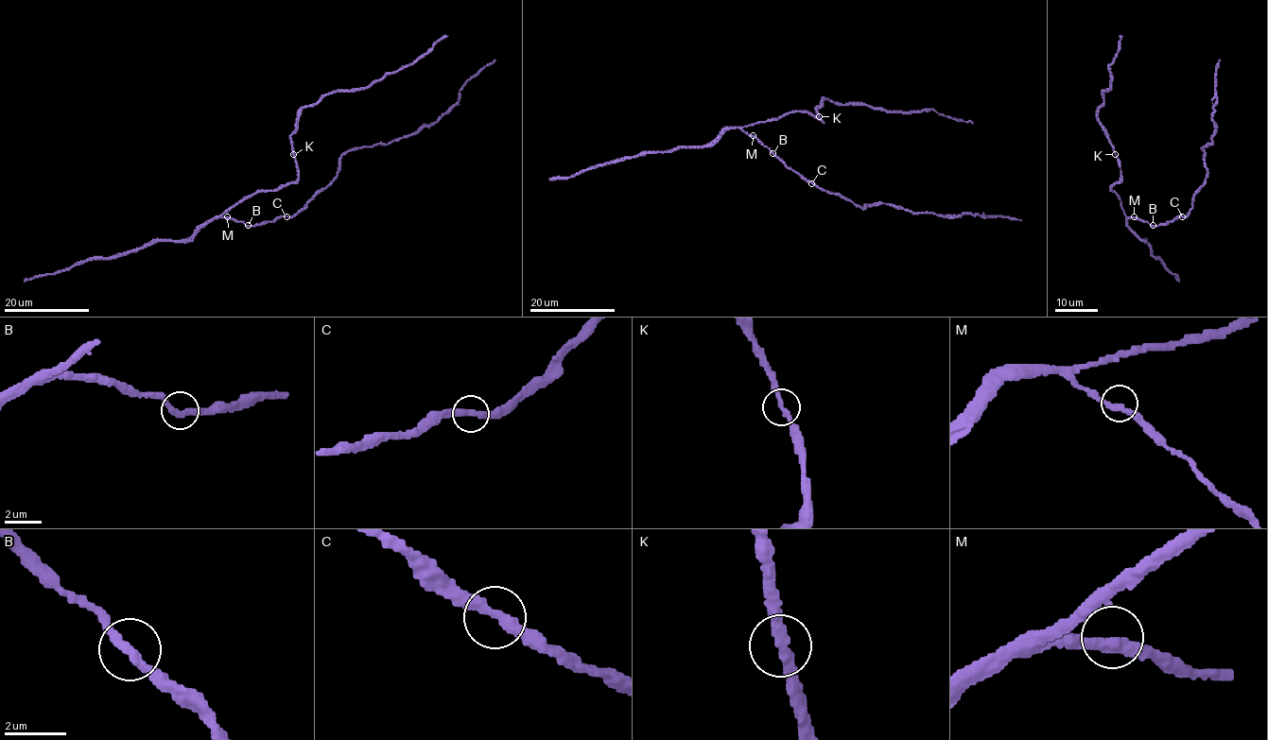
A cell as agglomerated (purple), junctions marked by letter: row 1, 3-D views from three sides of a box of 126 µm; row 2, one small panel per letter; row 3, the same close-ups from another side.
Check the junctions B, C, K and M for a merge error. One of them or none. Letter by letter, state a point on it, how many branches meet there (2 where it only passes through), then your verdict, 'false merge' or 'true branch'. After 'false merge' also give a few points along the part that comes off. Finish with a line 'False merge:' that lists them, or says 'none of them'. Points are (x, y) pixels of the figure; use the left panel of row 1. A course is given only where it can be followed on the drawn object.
B: at (248, 225); 2 branches meet; true branch
C: at (286, 216); 2 branches meet; true branch
K: at (293, 154); 2 branches meet; true branch
M: at (227, 216); 2 branches meet; true branch
False merge: none of them

